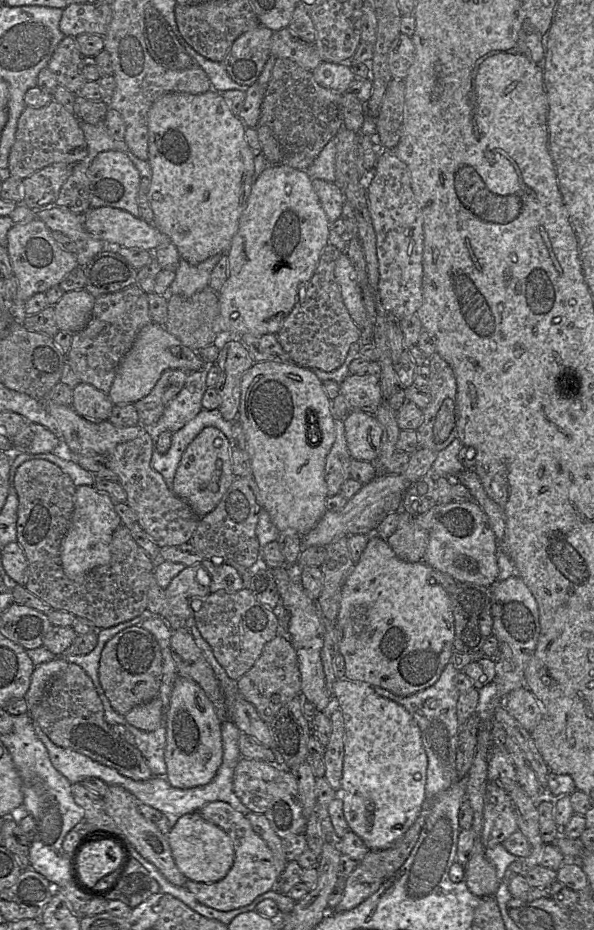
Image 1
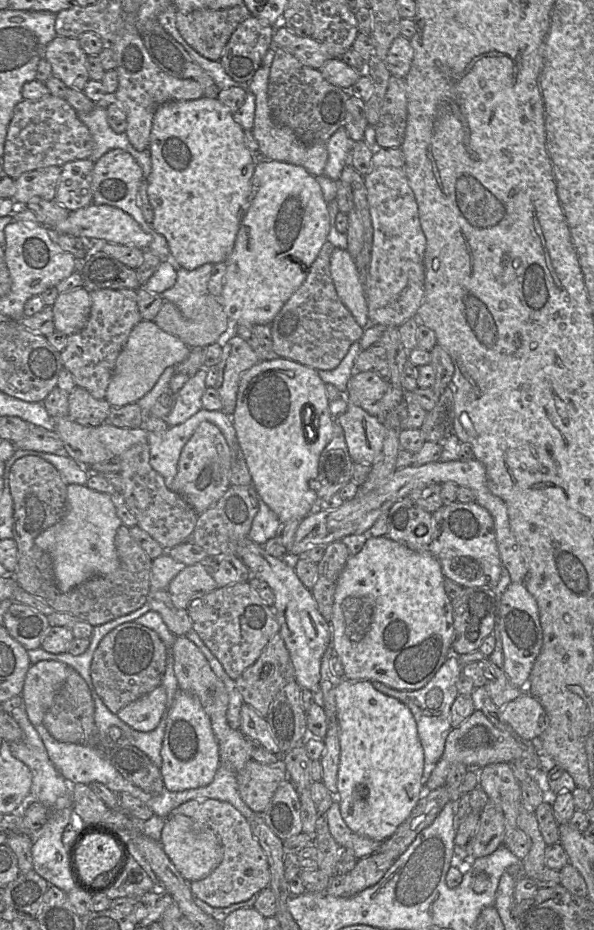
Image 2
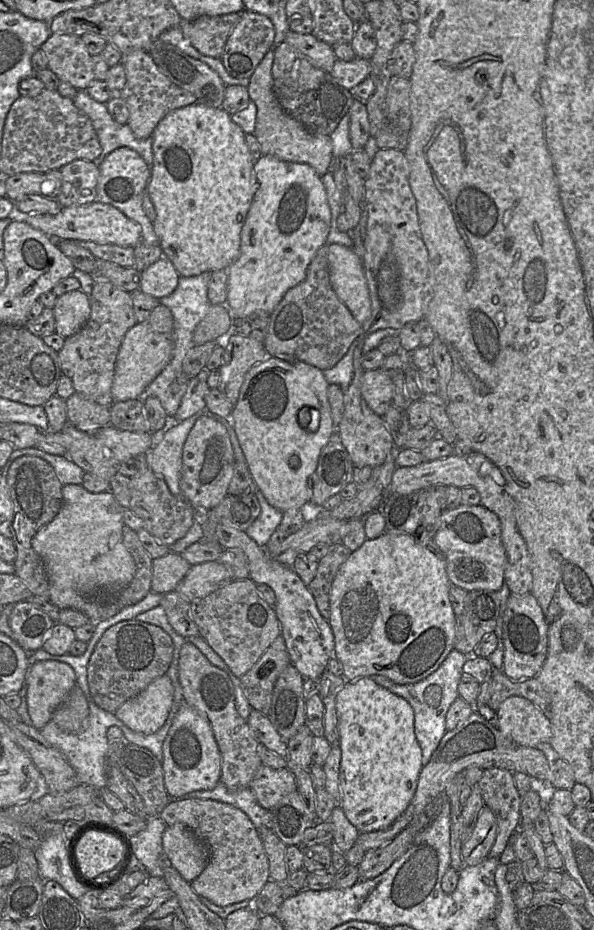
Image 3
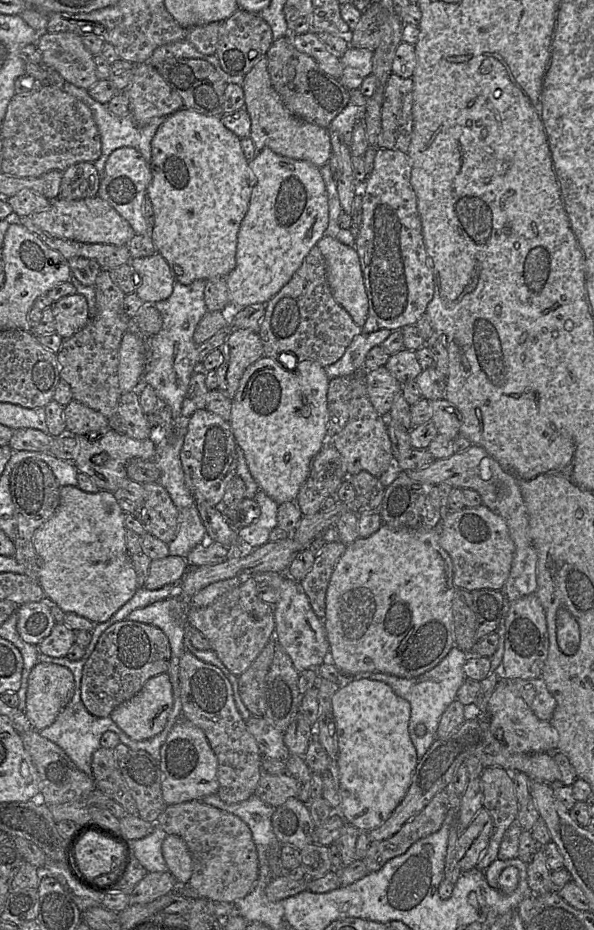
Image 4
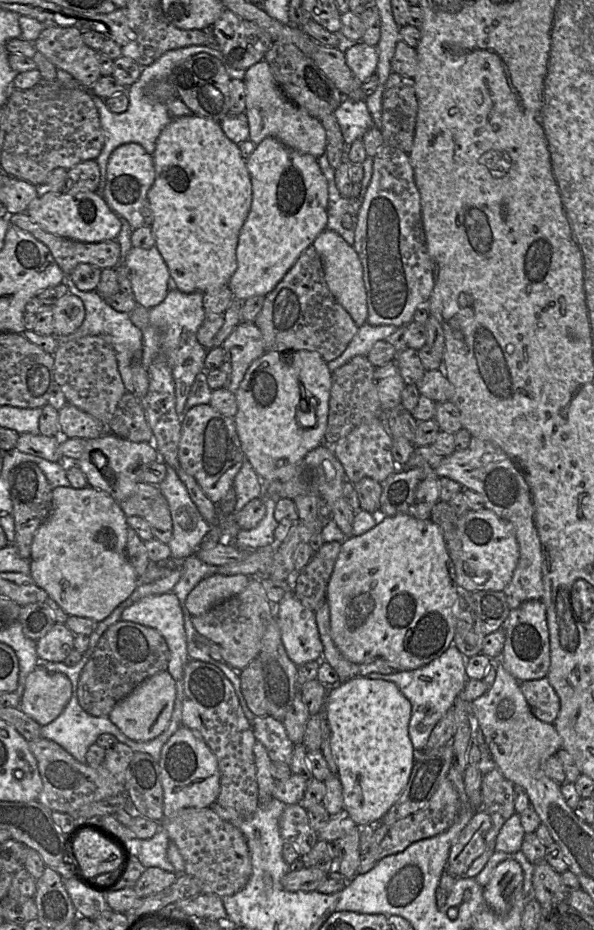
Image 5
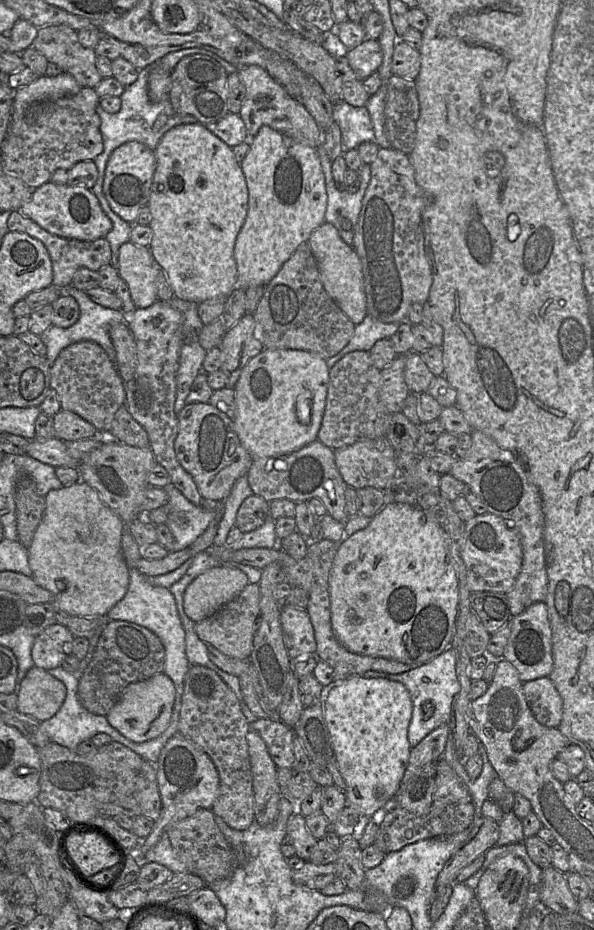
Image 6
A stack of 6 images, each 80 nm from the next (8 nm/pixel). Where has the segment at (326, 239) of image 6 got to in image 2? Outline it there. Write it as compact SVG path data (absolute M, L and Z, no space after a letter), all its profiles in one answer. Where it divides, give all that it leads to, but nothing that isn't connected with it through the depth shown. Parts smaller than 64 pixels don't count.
M335 247L331 254L330 271L341 302L365 329L369 325L369 318L364 285L355 259L347 249Z

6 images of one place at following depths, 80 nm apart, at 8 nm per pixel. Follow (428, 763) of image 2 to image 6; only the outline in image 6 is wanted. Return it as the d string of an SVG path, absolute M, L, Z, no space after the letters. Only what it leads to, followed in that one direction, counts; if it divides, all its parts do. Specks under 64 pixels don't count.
M448 647L443 653L431 661L413 667L401 674L367 671L362 676L366 678L387 678L401 682L409 691L413 703L411 722L408 728L408 740L413 748L418 745L430 732L448 724L455 695L460 691L460 683L456 673L456 653Z

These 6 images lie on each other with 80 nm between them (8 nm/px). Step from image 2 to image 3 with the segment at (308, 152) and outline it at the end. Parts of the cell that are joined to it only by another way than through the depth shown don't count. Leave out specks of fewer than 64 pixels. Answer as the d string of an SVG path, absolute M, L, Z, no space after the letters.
M274 47L263 57L249 78L247 87L249 98L257 108L256 125L253 135L256 137L262 155L296 163L310 165L322 178L333 168L332 142L328 135L315 135L308 131L299 121L288 115L280 106L273 91L272 64Z

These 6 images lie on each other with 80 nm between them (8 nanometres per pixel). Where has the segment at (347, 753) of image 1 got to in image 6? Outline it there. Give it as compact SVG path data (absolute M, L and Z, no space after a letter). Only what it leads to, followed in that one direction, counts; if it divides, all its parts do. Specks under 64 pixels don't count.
M362 675L336 681L323 704L323 715L330 733L338 770L346 784L347 805L358 810L363 819L378 818L392 805L392 799L399 791L412 748L408 740L412 711L410 693L401 682L381 677L366 678Z

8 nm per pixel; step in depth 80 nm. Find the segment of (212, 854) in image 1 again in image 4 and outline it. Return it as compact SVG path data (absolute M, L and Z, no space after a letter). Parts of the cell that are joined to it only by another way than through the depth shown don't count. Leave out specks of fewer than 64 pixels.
M167 835L162 844L162 854L178 884L187 885L192 876L193 862L185 841L177 835Z

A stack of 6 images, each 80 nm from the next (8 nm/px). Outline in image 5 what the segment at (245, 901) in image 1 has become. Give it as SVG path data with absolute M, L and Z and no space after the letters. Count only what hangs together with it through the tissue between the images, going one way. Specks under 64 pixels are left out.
M211 807L184 808L160 822L185 862L185 873L201 883L201 893L230 896L242 890L252 874L250 852L243 833L222 820Z

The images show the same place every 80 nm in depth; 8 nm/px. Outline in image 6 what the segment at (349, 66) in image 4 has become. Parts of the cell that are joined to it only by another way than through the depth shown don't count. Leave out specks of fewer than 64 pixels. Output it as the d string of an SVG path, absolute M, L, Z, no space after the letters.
M365 39L359 46L348 50L346 58L356 75L364 80L378 71L383 54L378 40Z

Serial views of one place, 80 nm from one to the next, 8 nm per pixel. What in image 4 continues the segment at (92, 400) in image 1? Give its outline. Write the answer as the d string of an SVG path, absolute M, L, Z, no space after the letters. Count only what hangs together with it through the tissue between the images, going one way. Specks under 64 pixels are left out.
M72 399L64 408L66 434L87 436L106 432L109 419L100 412Z

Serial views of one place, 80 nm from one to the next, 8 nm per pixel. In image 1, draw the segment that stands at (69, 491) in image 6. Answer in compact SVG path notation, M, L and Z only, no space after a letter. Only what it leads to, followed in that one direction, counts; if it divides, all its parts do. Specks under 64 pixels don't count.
M82 485L76 488L73 515L61 543L62 567L68 578L77 578L109 562L112 535L121 524L114 505L114 501L106 492L101 492L94 486Z

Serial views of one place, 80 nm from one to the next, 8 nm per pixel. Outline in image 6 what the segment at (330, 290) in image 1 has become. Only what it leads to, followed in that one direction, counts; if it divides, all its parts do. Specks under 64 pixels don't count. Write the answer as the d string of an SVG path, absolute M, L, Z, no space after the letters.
M307 242L298 246L279 272L265 286L263 297L254 312L254 318L259 338L265 349L308 351L319 354L323 359L329 359L341 352L351 340L356 326L324 289L316 259Z

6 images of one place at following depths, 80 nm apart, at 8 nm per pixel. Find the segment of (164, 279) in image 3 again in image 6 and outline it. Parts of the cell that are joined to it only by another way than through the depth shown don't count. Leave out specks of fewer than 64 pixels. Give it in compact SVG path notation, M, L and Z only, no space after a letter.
M131 241L120 246L118 273L128 284L137 308L147 308L159 299L156 278L161 269L149 247Z

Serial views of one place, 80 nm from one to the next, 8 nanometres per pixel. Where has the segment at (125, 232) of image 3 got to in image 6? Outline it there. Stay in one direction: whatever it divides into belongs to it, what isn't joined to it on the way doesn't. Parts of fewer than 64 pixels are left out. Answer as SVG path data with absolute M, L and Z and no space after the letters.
M51 181L35 188L30 199L19 211L53 235L81 241L105 238L113 226L90 189L67 184L58 185Z

